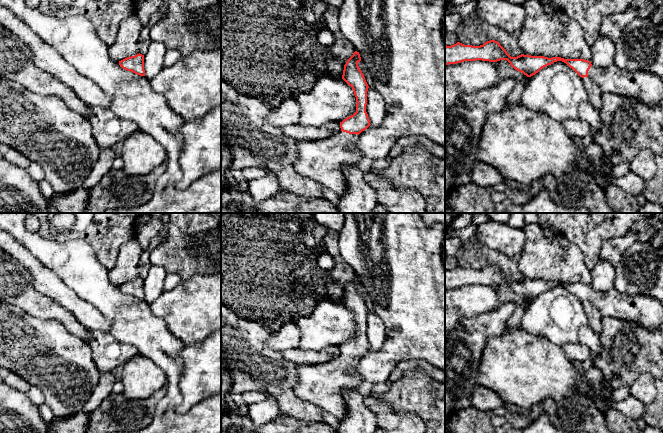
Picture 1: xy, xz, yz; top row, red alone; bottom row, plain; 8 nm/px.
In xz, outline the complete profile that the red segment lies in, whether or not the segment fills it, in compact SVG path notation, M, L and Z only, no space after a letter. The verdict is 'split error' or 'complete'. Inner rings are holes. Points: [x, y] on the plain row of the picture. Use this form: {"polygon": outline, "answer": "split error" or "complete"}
{"polygon": "M355 275L344 289L342 299L342 303L353 313L356 336L340 346L341 355L336 359L314 365L297 365L299 381L294 386L295 394L338 420L347 413L343 391L346 388L357 390L362 384L356 366L358 359L370 350L366 336L369 310L359 293L360 285L359 276Z", "answer": "split error"}

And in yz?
{"polygon": "M495 264L487 265L480 270L464 269L460 266L451 270L445 269L445 289L476 284L489 286L507 284L515 294L527 301L535 299L554 286L562 285L580 301L591 302L602 317L634 322L652 331L656 331L663 323L663 304L647 295L626 296L615 288L601 292L584 283L548 282L524 278L511 281Z", "answer": "split error"}

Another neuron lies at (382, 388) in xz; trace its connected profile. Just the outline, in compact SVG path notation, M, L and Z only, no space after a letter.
M386 383L373 384L372 391L374 393L385 394L389 390L389 388L390 387Z

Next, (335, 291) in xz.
M329 281L327 284L327 291L331 301L340 303L343 299L344 289L332 281Z

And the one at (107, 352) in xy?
M90 331L88 344L100 373L112 372L117 366L125 364L139 354L133 346L124 344L103 331Z

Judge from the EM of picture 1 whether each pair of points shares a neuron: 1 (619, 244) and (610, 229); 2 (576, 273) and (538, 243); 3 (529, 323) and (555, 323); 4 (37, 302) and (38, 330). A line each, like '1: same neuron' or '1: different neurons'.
1: different neurons
2: same neuron
3: same neuron
4: different neurons

